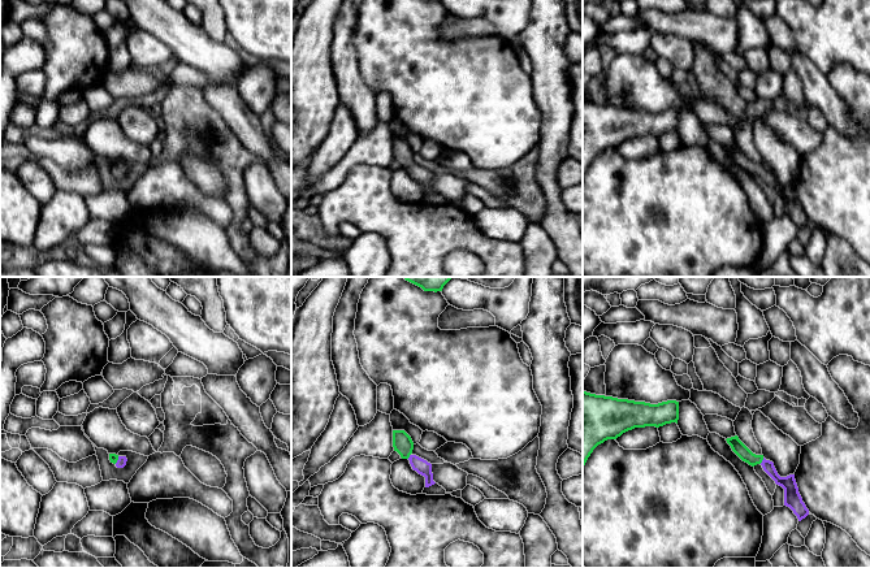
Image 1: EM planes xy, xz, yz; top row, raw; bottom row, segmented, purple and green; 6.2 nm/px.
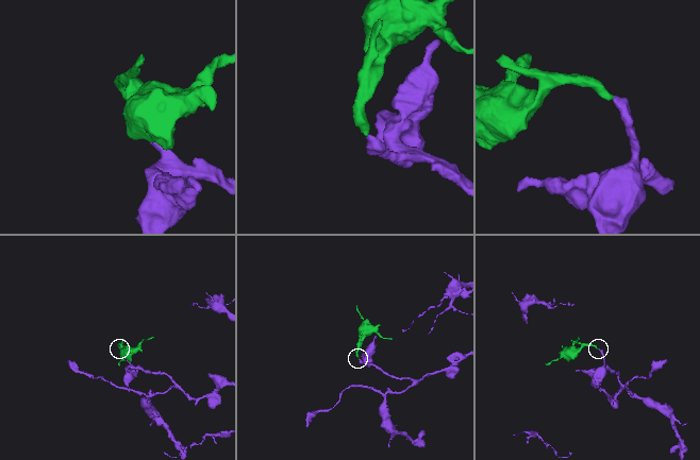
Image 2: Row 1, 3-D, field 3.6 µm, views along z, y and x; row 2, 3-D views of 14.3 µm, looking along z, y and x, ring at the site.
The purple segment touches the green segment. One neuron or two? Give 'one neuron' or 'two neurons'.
one neuron

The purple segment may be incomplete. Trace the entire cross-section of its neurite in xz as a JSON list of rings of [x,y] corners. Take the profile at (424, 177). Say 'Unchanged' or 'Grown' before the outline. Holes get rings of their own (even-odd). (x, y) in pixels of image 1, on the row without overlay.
Grown. [[[393,139],[393,156],[402,168],[408,168],[414,179],[425,186],[425,196],[434,194],[432,173],[412,162],[414,151],[404,139]]]

